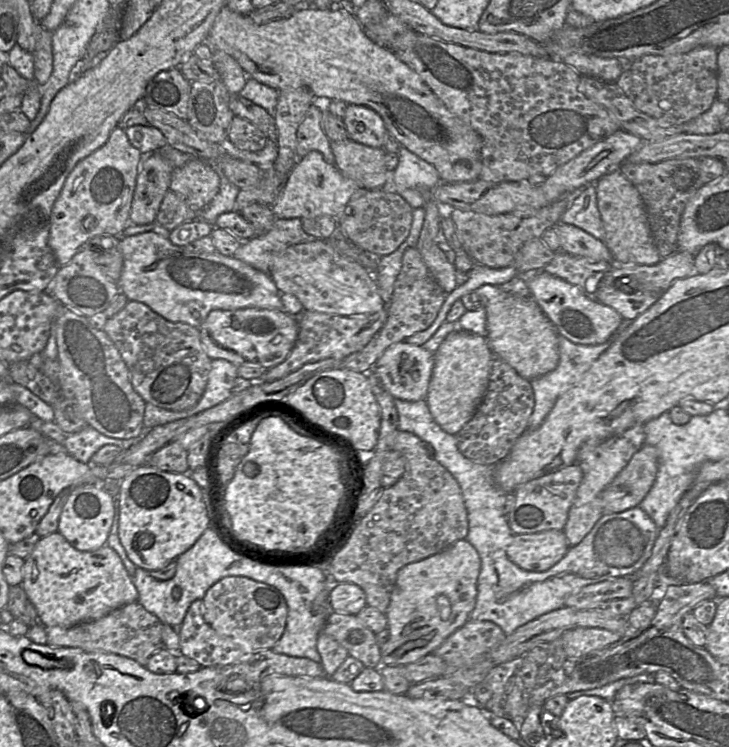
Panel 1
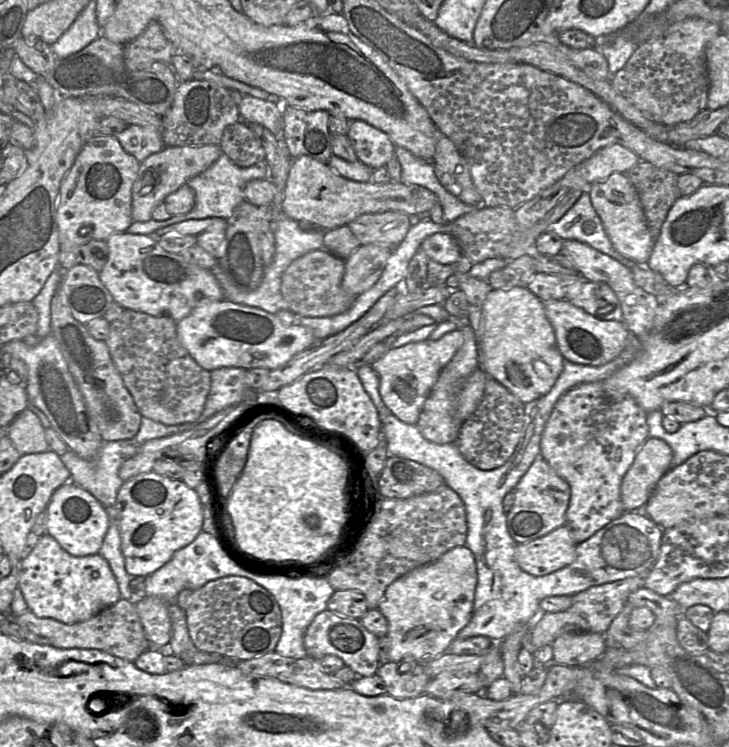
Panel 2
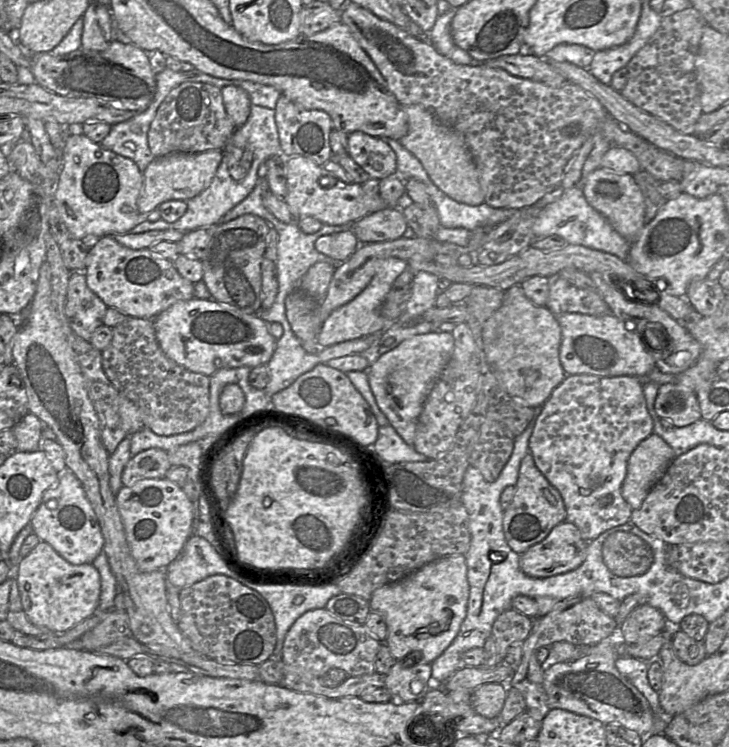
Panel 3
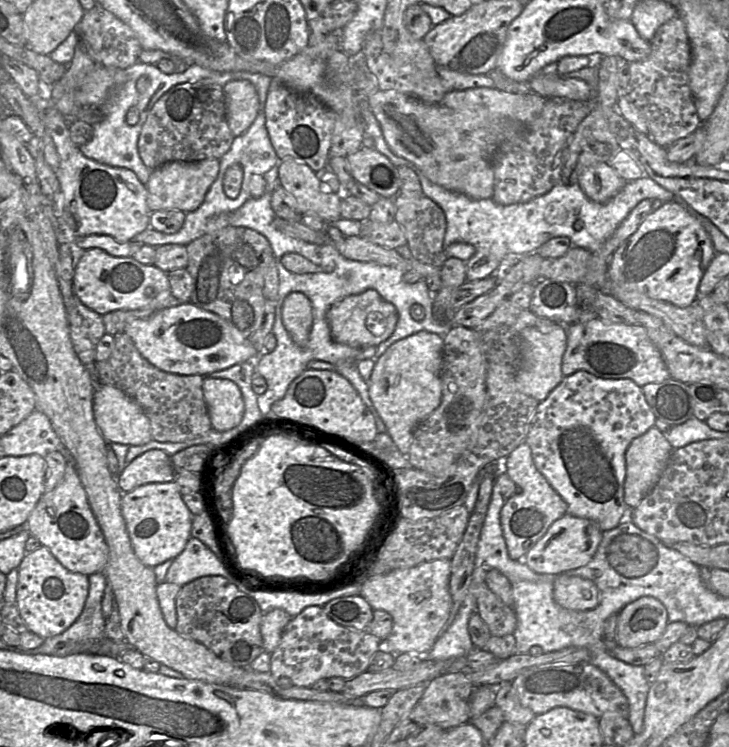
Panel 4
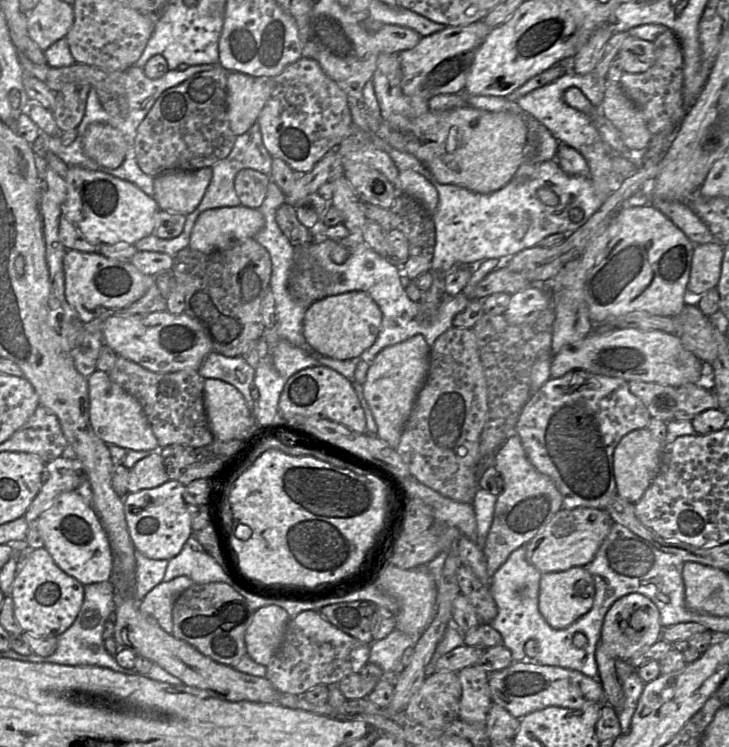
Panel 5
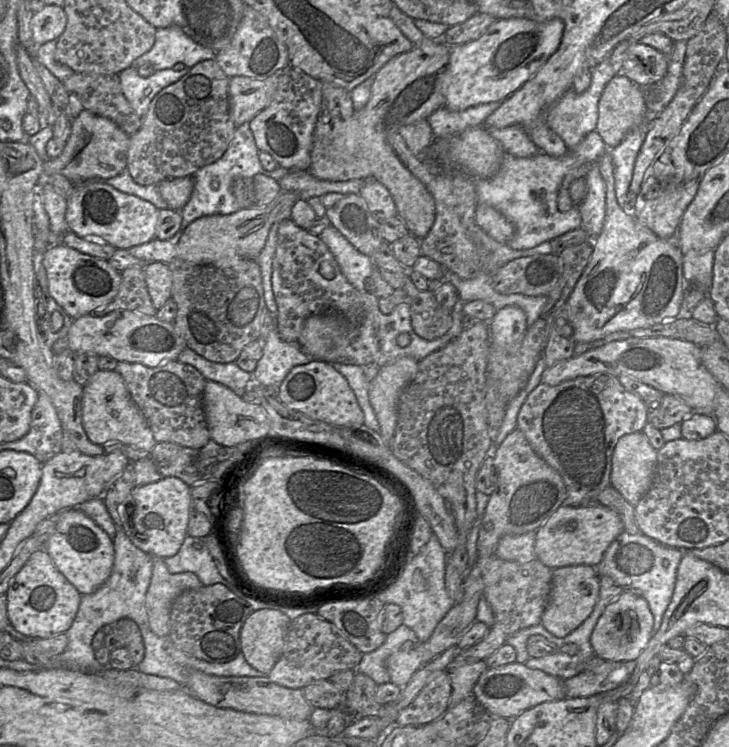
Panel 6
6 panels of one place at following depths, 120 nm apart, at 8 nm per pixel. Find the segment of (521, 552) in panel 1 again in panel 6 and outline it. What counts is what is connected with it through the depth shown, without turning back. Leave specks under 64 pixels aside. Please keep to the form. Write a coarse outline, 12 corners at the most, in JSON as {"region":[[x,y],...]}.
{"region":[[598,504],[561,505],[537,530],[551,569],[596,567],[624,531]]}

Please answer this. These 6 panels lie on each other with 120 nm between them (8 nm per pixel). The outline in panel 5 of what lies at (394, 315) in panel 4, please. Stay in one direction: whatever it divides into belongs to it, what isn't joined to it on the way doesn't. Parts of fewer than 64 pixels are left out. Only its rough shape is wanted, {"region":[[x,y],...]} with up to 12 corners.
{"region":[[367,292],[306,310],[309,346],[338,360],[376,341],[380,307]]}

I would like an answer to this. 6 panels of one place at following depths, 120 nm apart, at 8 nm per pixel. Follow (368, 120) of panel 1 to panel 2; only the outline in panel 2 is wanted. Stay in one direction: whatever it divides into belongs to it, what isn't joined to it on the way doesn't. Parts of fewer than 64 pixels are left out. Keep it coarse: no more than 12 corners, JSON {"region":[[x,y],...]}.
{"region":[[365,121],[347,135],[358,160],[373,170],[395,154],[390,137]]}

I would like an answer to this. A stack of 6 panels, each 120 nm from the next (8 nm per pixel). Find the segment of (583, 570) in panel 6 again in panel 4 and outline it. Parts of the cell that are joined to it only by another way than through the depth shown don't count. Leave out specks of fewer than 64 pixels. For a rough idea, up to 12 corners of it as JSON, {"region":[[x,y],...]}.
{"region":[[562,573],[553,580],[561,607],[588,611],[600,602],[589,579]]}

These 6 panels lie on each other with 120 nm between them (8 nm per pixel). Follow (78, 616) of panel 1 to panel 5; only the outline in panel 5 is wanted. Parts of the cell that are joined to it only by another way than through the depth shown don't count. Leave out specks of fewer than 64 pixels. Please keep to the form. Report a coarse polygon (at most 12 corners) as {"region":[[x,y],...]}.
{"region":[[43,547],[20,556],[11,598],[23,632],[58,637],[84,585]]}

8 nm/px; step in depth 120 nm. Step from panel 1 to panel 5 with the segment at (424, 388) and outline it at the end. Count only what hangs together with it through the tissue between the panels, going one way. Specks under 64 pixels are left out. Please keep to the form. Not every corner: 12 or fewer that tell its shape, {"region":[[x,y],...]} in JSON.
{"region":[[418,334],[370,363],[364,397],[377,437],[400,443],[426,381],[431,347]]}

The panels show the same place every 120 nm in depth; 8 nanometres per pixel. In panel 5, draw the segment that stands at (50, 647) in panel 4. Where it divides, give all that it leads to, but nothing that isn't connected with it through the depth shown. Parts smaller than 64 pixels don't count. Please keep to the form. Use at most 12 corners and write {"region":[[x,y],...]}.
{"region":[[111,581],[85,585],[74,623],[50,656],[34,663],[109,668],[127,675],[105,648],[116,612]]}

